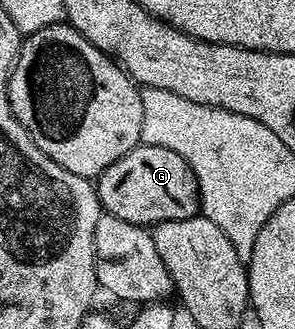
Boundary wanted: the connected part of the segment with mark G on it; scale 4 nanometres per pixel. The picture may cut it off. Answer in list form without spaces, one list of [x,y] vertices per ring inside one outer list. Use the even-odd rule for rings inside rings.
[[[136,145],[99,174],[94,186],[102,212],[117,215],[125,223],[154,227],[165,221],[189,219],[200,212],[197,179],[189,163],[169,147]]]

